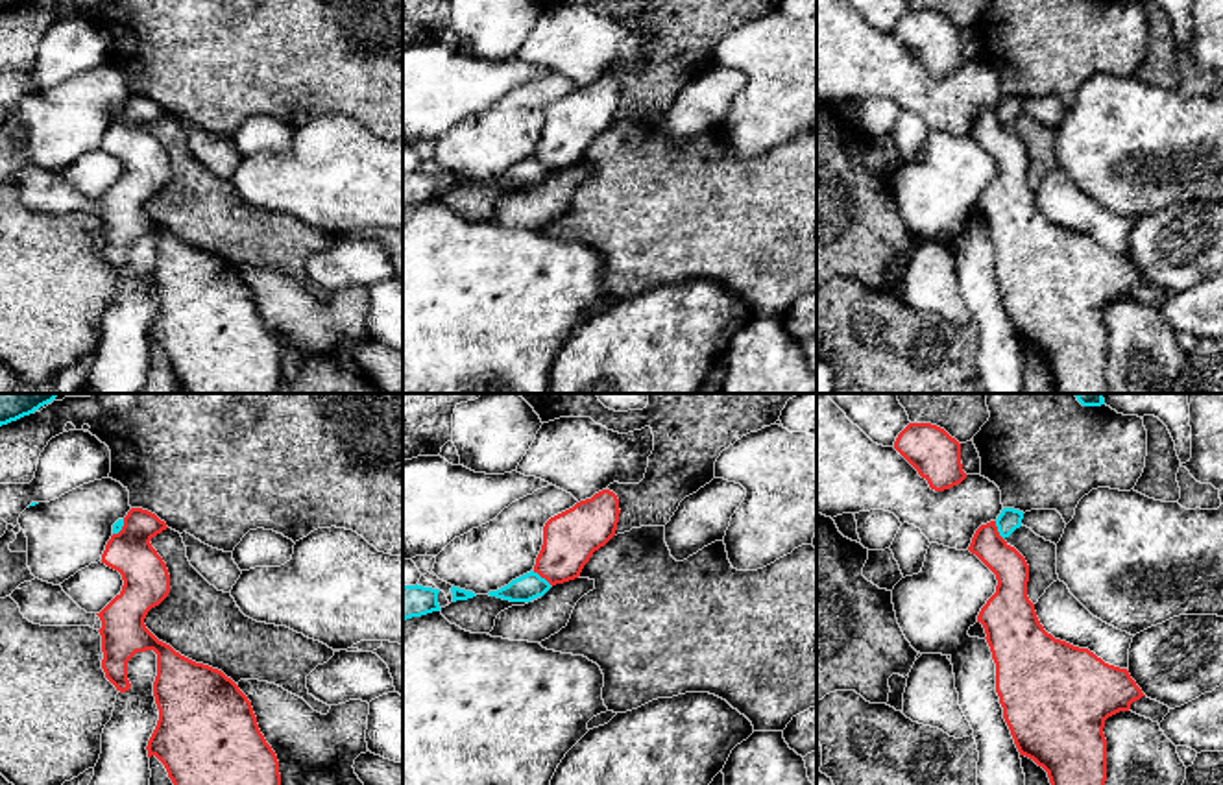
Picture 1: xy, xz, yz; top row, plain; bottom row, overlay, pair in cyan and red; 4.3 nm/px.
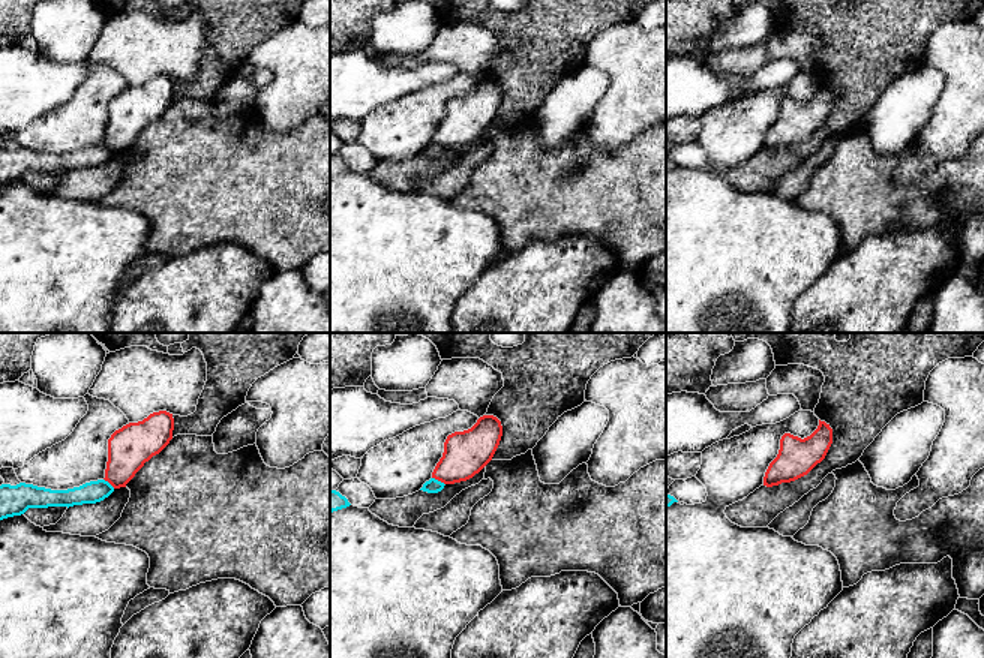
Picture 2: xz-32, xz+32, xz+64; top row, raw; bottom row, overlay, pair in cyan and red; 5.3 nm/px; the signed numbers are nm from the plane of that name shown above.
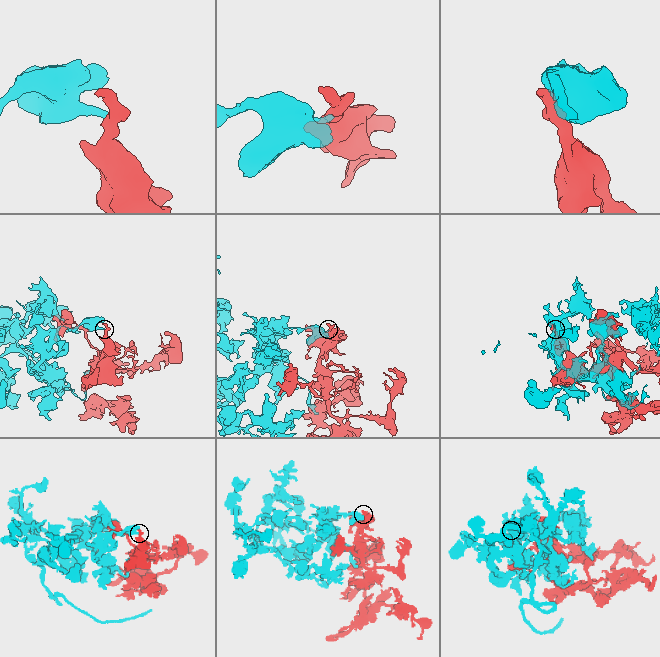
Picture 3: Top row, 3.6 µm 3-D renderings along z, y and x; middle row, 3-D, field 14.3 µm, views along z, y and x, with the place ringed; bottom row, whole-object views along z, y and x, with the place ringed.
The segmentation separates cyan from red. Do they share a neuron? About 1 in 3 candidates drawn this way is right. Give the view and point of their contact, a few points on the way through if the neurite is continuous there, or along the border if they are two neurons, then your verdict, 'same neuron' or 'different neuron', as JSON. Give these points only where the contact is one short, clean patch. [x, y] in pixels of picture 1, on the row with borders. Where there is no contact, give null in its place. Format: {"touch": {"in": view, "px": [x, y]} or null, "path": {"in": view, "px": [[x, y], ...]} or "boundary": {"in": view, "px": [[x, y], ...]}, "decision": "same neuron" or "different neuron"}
{"touch": {"in": "yz", "px": [998, 531]}, "path": {"in": "yz", "px": [[1009, 519], [998, 531], [998, 555], [1011, 569]]}, "decision": "same neuron"}

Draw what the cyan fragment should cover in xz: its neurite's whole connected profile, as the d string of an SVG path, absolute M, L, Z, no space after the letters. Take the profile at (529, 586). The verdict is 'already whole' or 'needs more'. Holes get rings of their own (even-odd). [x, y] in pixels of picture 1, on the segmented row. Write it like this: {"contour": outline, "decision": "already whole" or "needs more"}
{"contour": "M602 489L551 517L543 526L543 545L534 569L488 595L530 602L552 586L578 578L593 552L615 536L619 513L617 495Z", "decision": "needs more"}

